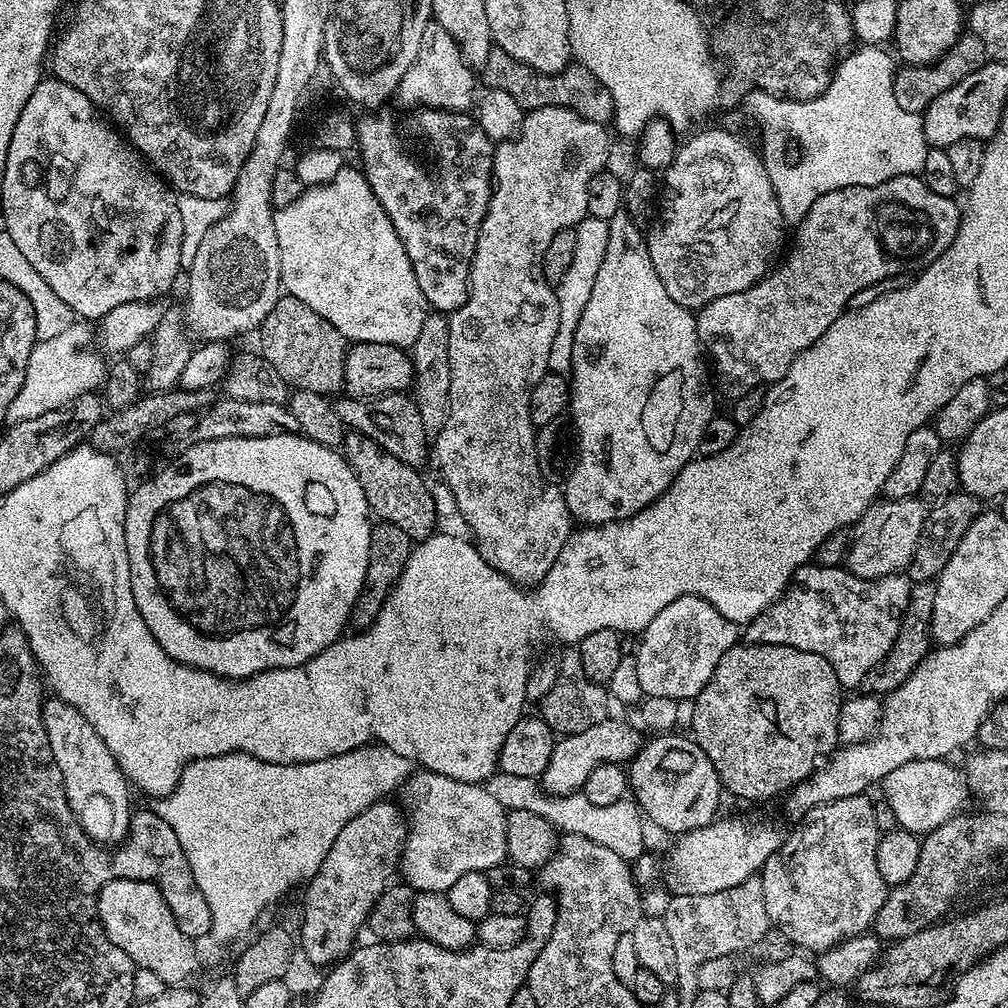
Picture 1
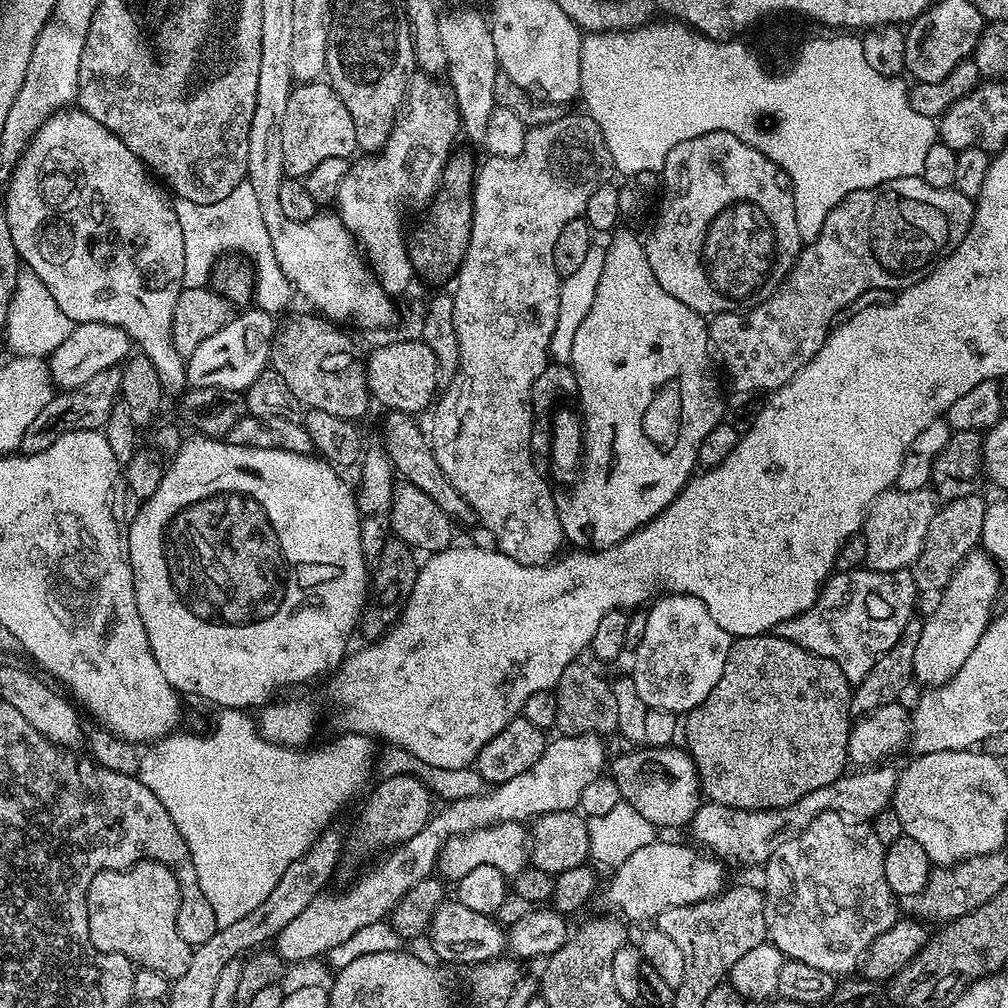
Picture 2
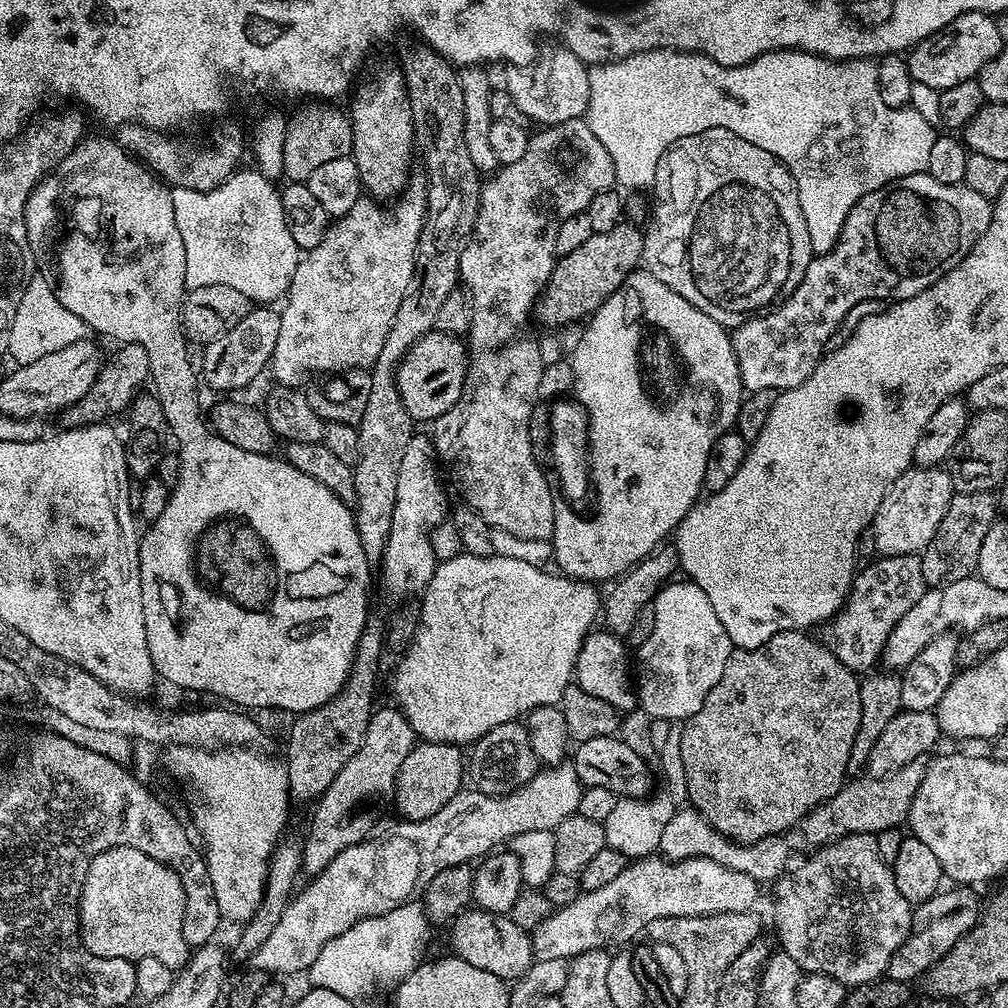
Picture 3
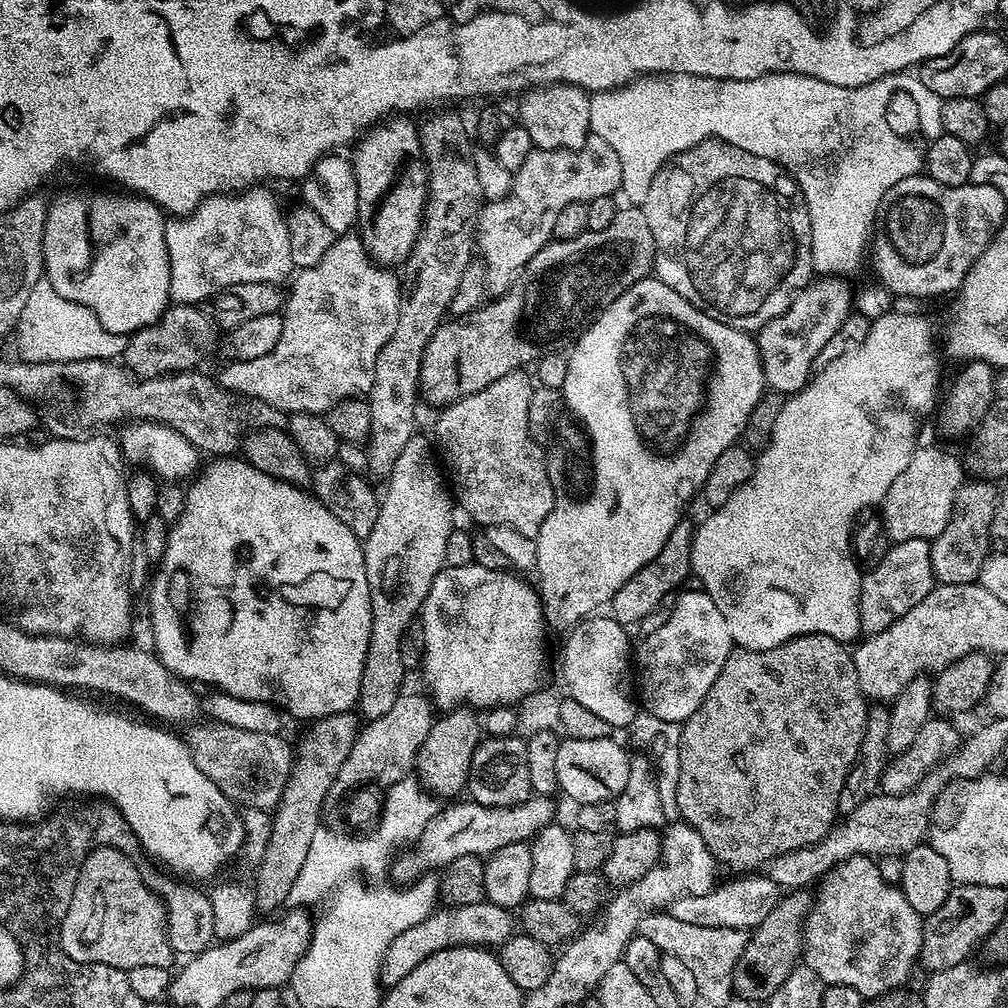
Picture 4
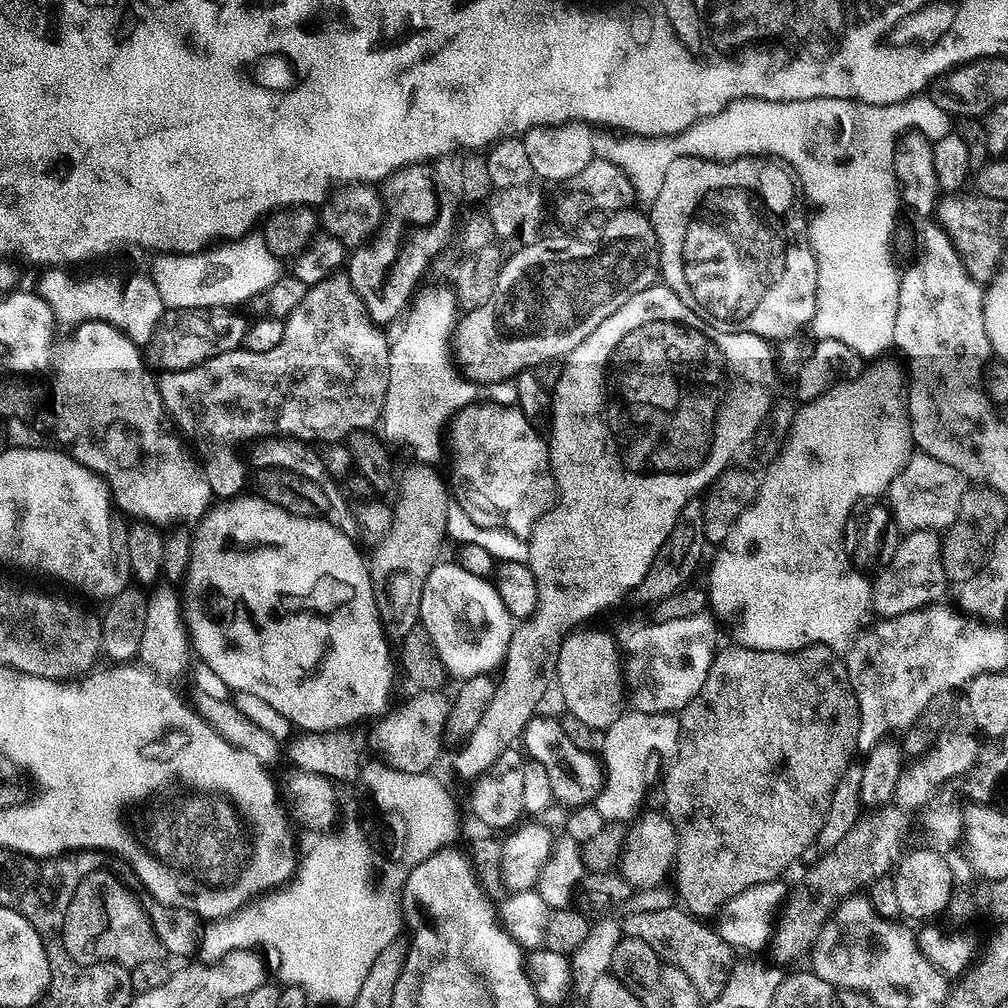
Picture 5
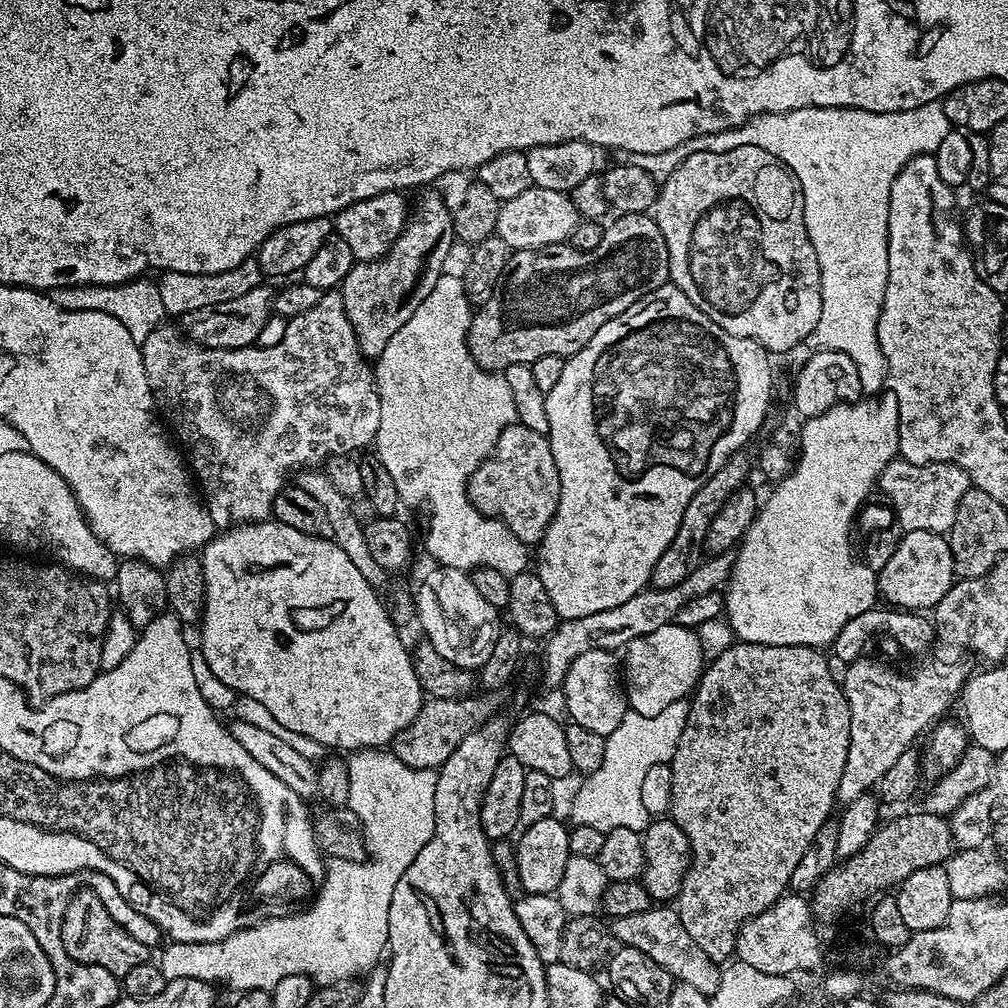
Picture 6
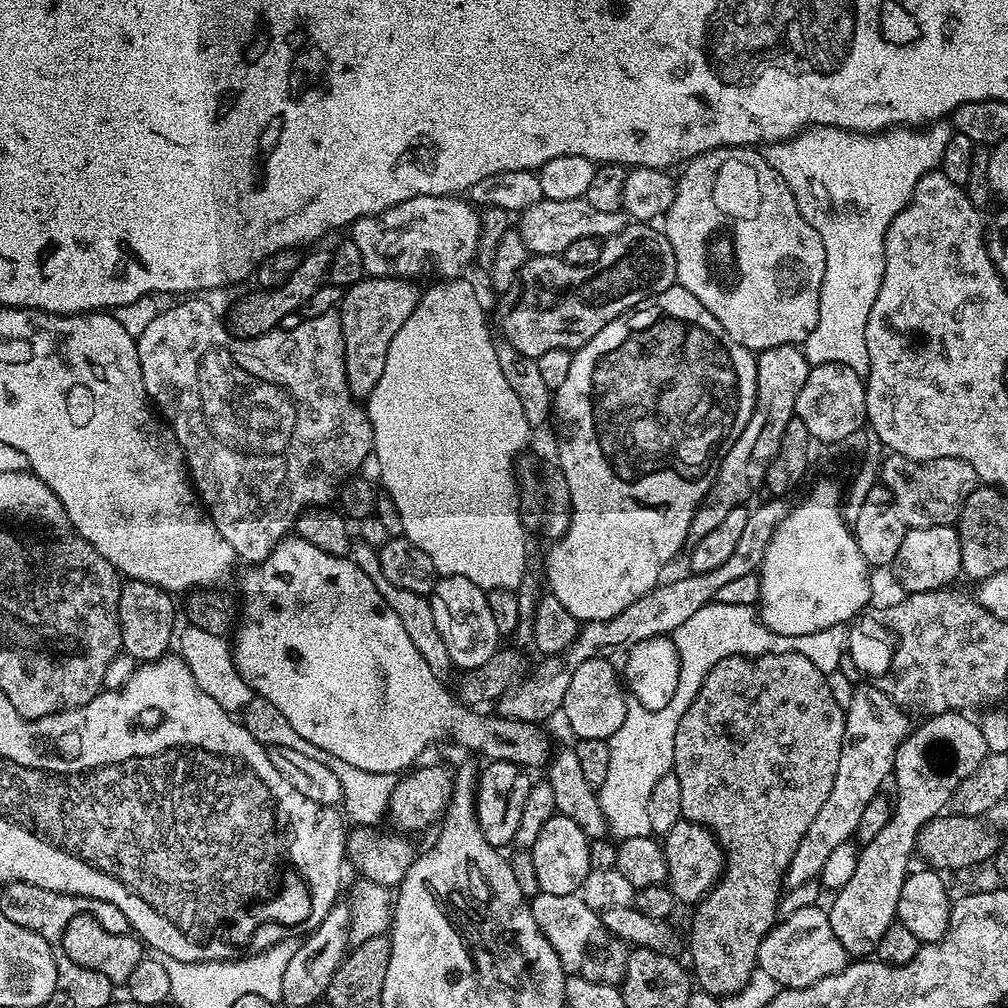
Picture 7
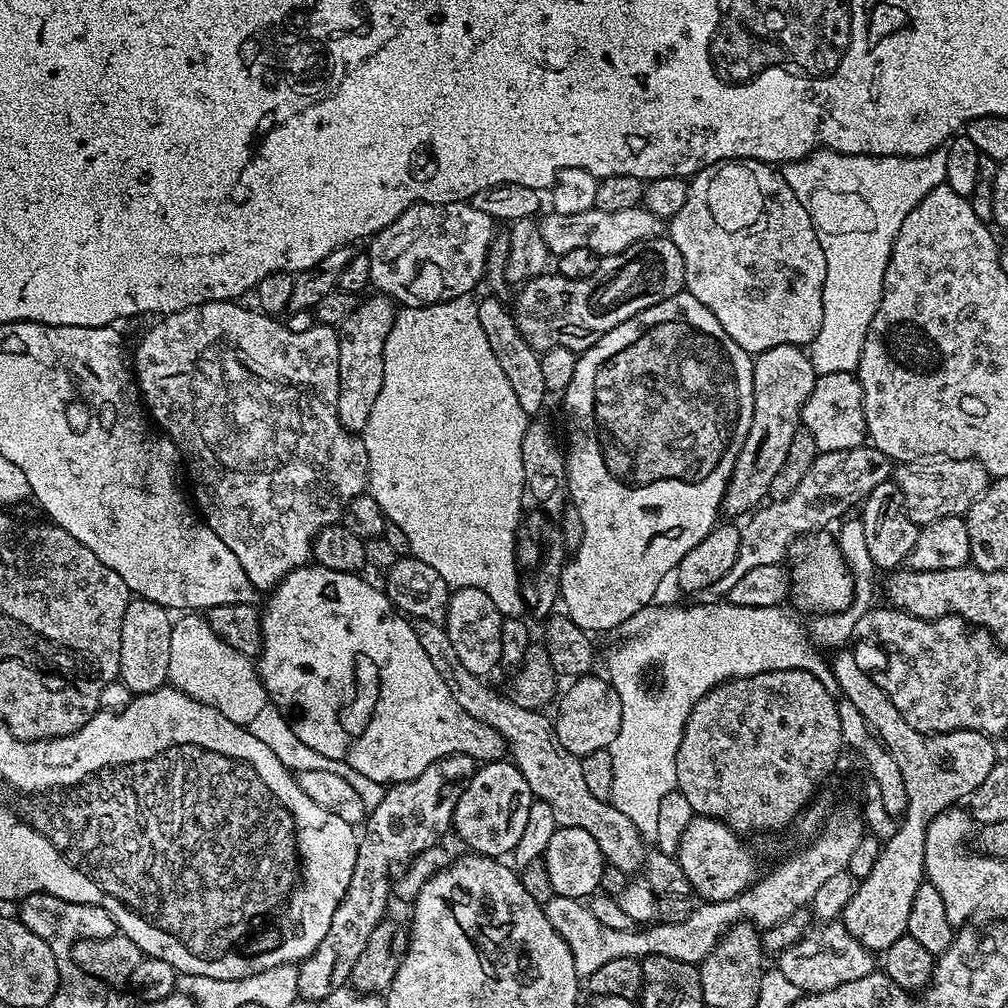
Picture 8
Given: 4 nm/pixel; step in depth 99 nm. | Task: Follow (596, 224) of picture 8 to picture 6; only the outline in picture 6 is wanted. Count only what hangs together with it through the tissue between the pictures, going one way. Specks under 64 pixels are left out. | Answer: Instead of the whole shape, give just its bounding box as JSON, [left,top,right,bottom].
[495,186,581,253]

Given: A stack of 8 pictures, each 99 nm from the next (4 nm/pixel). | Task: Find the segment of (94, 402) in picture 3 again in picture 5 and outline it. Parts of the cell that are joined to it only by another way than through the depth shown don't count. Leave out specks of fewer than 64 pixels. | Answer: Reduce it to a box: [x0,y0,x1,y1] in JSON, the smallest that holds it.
[146,307,250,372]

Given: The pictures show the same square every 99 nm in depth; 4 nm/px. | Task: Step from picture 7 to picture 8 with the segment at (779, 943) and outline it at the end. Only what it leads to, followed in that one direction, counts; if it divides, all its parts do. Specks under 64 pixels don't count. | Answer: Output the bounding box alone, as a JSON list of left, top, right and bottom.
[778,922,878,993]

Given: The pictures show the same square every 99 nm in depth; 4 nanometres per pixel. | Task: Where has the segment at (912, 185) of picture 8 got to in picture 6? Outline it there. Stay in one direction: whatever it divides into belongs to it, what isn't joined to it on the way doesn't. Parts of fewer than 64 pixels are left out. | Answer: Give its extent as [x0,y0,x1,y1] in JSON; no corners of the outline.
[634,102,953,394]

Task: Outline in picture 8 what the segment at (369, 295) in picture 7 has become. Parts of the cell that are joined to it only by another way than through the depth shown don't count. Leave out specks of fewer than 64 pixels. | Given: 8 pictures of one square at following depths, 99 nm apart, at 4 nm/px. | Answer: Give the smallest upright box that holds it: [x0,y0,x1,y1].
[338,294,398,432]

